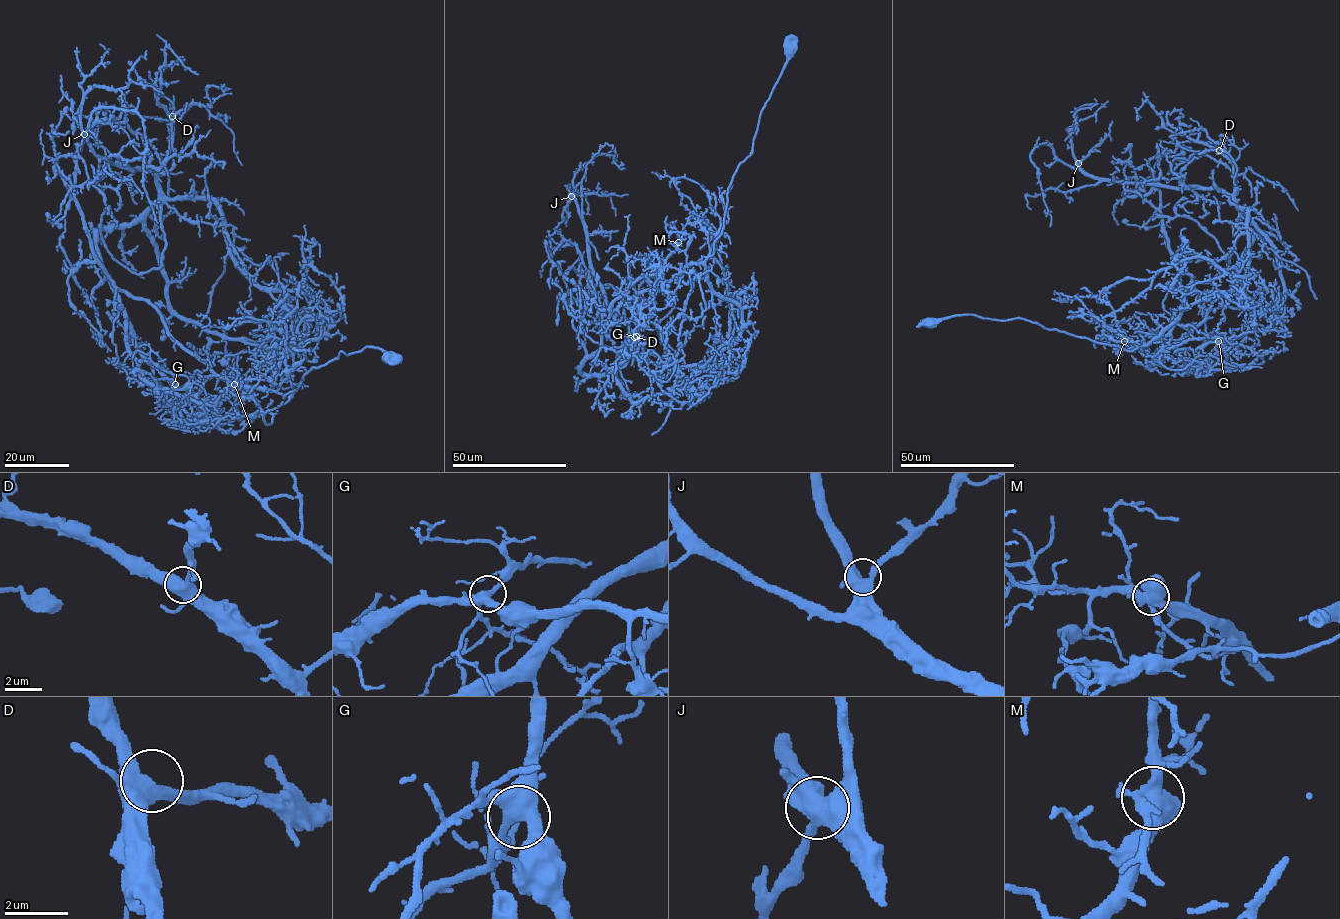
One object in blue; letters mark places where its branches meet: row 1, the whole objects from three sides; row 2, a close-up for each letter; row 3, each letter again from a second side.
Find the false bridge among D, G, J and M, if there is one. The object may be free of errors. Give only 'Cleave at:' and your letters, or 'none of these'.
Cleave at: M

